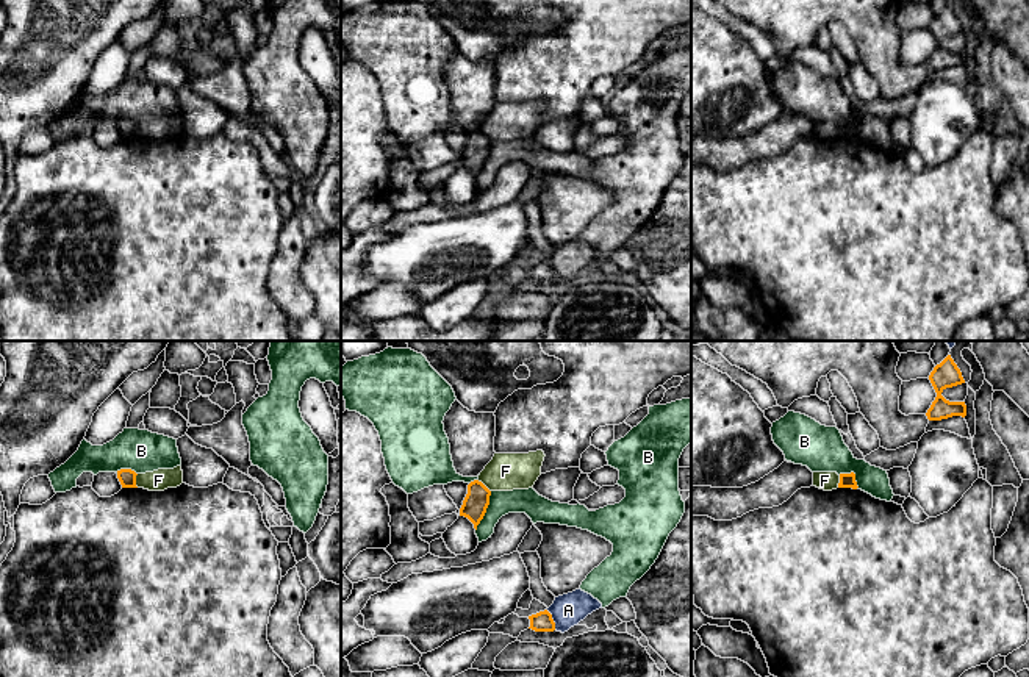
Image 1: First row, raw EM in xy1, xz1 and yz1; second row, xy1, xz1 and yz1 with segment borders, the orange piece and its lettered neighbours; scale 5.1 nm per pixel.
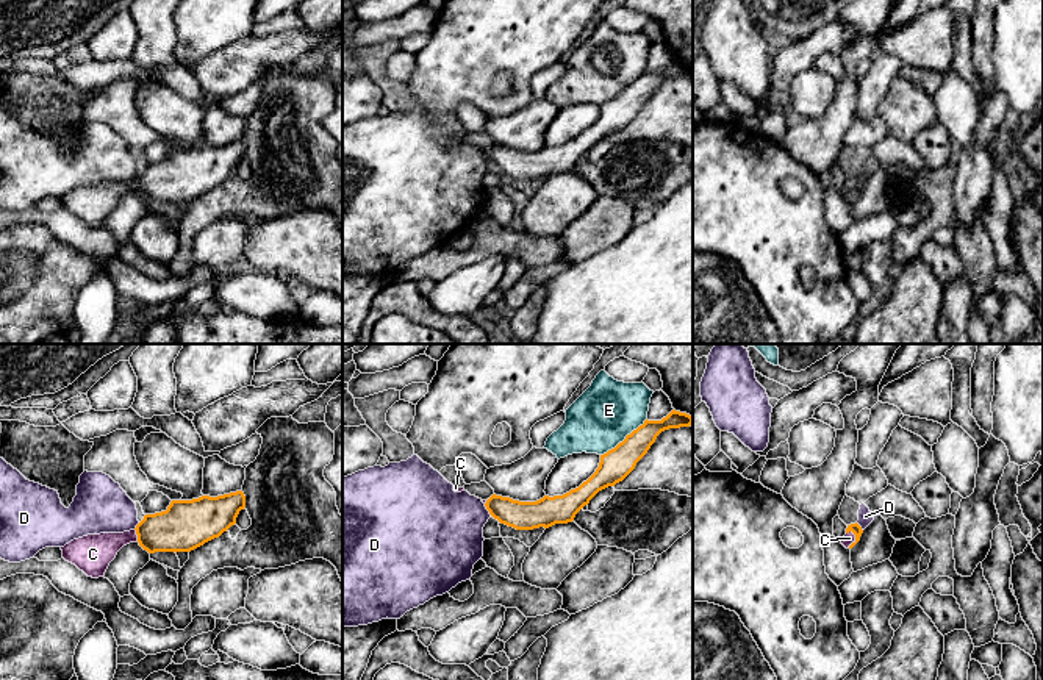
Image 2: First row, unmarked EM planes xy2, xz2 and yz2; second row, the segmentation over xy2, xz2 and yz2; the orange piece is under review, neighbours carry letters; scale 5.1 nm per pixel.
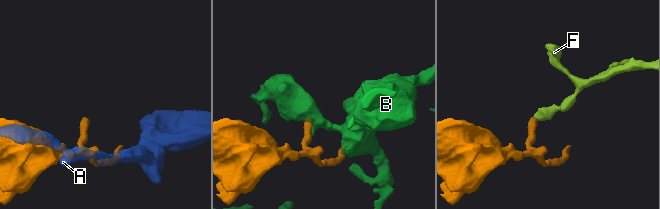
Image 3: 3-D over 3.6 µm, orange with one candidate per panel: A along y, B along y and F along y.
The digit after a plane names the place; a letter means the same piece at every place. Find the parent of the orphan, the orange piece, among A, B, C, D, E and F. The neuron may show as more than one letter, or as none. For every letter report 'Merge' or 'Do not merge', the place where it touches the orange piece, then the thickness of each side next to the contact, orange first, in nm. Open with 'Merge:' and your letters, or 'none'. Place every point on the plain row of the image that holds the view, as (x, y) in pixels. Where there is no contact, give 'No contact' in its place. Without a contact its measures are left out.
Merge: C
A: Do not merge. Touches orange at xz1 (552, 269). Thickness 100 nm (orange) against 170 nm
B: Do not merge. Touches orange at xz1 (485, 161). Thickness 130 nm (orange) against 130 nm
C: Merge. Touches orange at yz2 (856, 189). Thickness 60 nm (orange) against 60 nm
D: Do not merge. Touches orange at xz2 (487, 158). Thickness 140 nm (orange) against 400 nm
E: Do not merge. Touches orange at xz2 (626, 88). Thickness 160 nm (orange) against 320 nm
F: Do not merge. Touches orange at xy1 (135, 130). Thickness 90 nm (orange) against 110 nm

